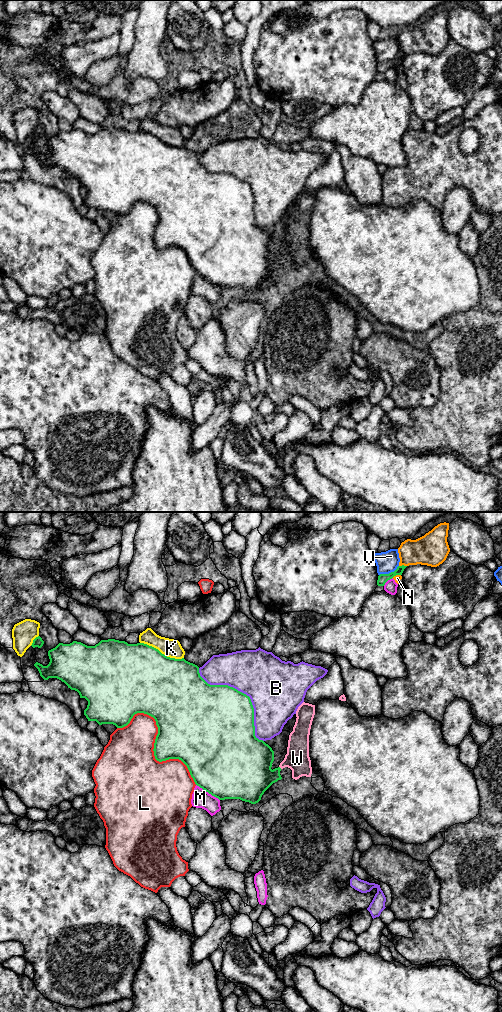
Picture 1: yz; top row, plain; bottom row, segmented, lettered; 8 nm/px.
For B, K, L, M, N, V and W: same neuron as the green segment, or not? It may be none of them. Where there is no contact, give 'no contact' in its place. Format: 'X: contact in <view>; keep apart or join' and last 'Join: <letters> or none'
B: contact in yz; keep apart
K: contact in yz; keep apart
L: contact in yz; keep apart
M: contact in yz; keep apart
N: contact in yz; keep apart
V: contact in yz; keep apart
W: no contact; keep apart
Join: none

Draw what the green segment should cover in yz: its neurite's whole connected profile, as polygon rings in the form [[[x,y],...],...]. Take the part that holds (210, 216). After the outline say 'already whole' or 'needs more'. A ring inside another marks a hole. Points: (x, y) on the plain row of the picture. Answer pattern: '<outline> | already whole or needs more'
[[[115,127],[101,128],[95,134],[77,129],[70,132],[59,131],[48,139],[48,144],[50,150],[47,154],[38,150],[34,152],[40,164],[44,168],[57,166],[71,178],[77,179],[80,186],[85,186],[88,193],[84,203],[88,209],[123,216],[137,201],[153,205],[158,215],[153,237],[155,247],[159,250],[181,248],[195,272],[219,288],[240,287],[256,292],[273,271],[282,267],[280,255],[271,257],[274,239],[255,224],[254,196],[250,185],[228,173],[208,172],[200,164],[199,155],[184,146],[167,145],[144,131],[128,132]]] | already whole

